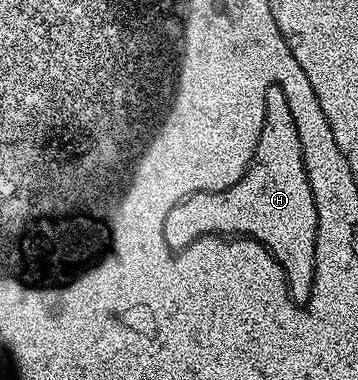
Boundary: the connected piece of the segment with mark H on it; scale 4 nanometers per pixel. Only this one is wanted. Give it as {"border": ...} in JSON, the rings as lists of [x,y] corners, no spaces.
{"border":[[[271,84],[266,90],[266,118],[260,121],[260,137],[254,146],[252,160],[244,175],[233,179],[217,192],[195,192],[170,210],[164,219],[164,241],[173,250],[189,248],[203,236],[231,236],[257,240],[263,248],[271,252],[274,259],[284,268],[288,280],[288,294],[303,306],[312,297],[314,286],[314,250],[318,234],[318,214],[314,206],[314,194],[308,181],[308,165],[302,154],[300,128],[294,122],[292,101],[277,84]]]}

